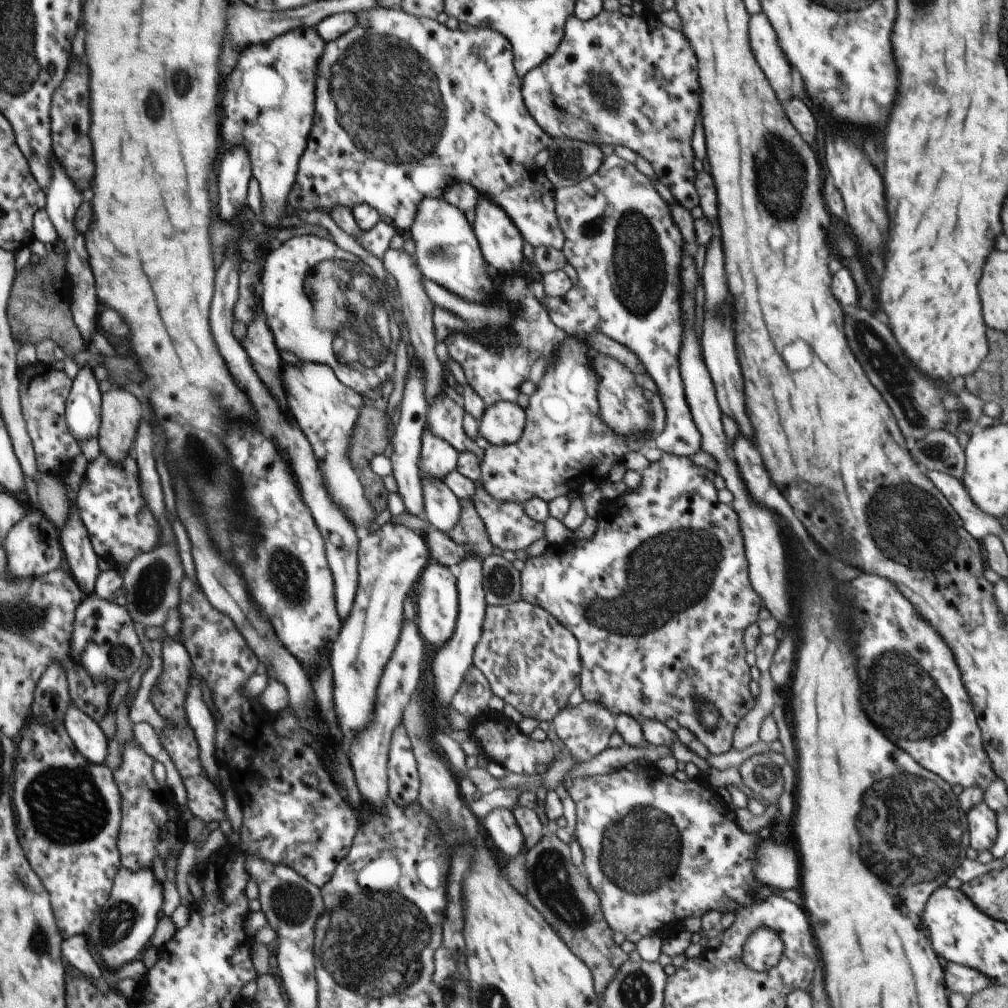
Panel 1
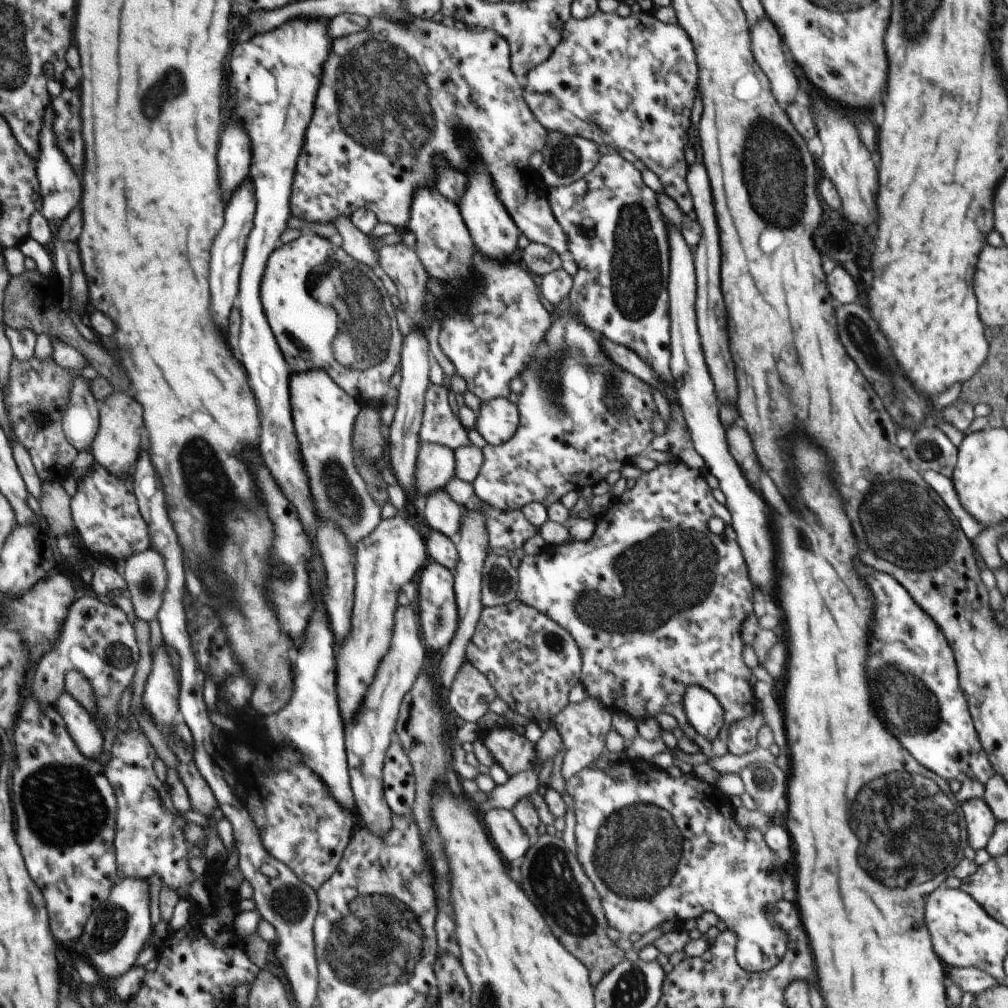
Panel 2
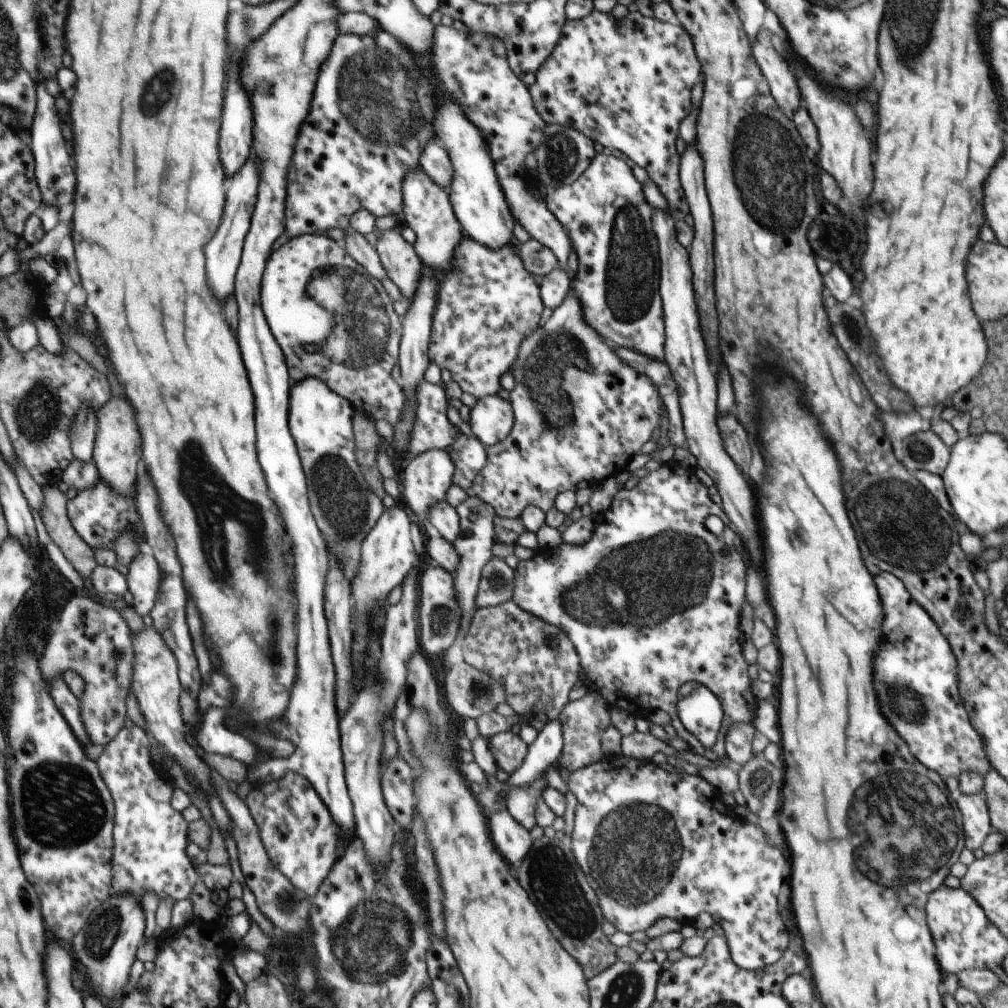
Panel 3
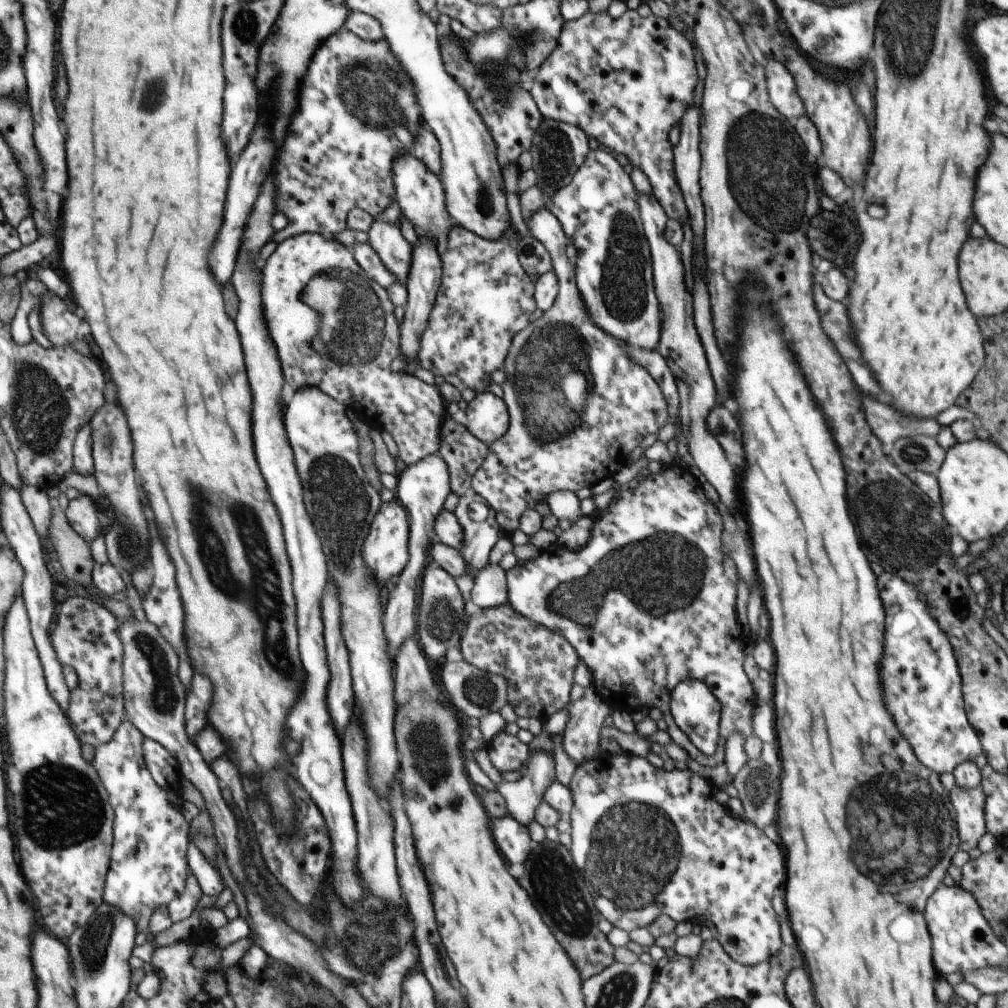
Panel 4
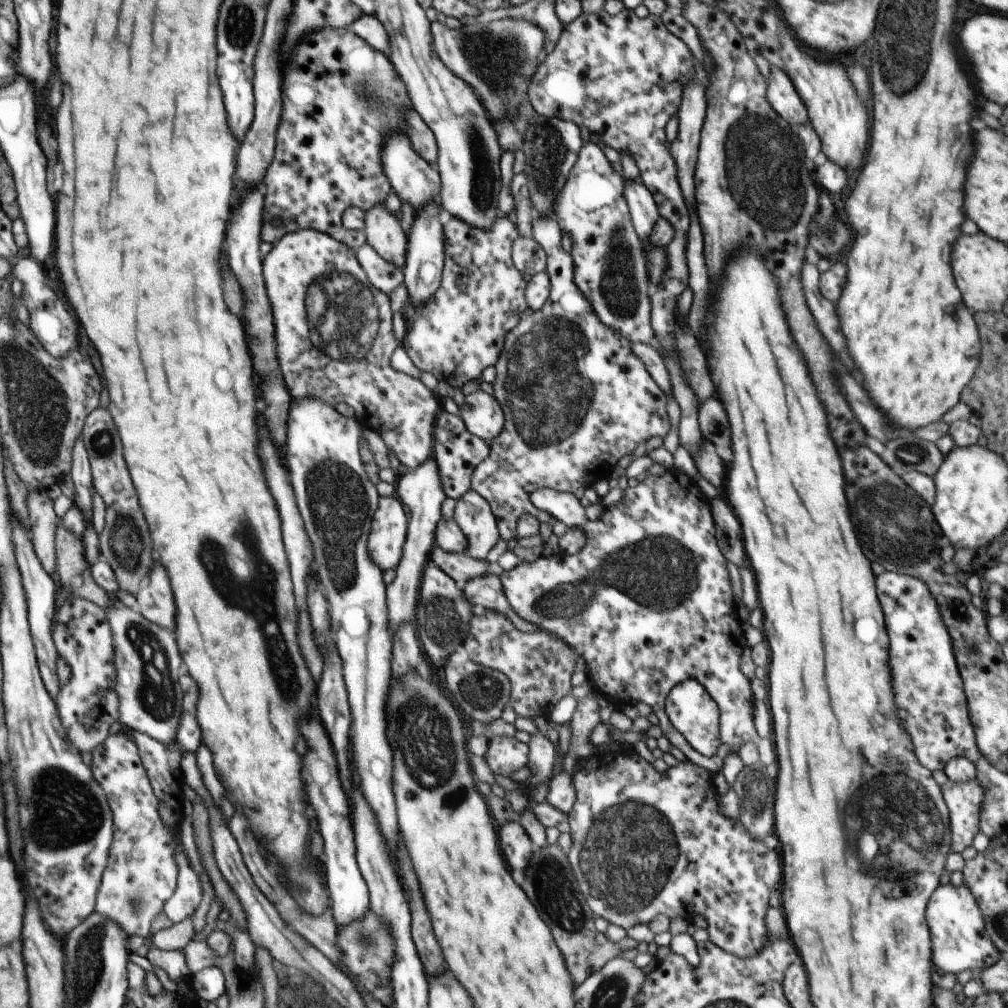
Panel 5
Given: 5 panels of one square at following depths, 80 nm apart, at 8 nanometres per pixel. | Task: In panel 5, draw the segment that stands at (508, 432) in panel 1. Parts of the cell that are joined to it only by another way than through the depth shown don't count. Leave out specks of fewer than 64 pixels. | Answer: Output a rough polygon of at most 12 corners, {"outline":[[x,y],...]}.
{"outline":[[482,389],[465,396],[460,418],[489,446],[504,428],[505,414]]}

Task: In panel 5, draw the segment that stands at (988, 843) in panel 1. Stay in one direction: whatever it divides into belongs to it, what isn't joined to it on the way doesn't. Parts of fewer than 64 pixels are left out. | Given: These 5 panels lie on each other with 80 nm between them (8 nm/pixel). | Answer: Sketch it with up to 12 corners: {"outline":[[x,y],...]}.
{"outline":[[985,785],[941,786],[949,808],[951,849],[961,853],[981,830]]}

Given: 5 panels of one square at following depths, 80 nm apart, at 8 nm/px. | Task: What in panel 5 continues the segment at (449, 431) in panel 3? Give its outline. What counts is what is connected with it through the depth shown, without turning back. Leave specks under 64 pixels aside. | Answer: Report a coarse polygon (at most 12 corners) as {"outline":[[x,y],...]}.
{"outline":[[312,229],[263,259],[292,399],[352,406],[398,460],[442,401],[390,356],[389,295]]}

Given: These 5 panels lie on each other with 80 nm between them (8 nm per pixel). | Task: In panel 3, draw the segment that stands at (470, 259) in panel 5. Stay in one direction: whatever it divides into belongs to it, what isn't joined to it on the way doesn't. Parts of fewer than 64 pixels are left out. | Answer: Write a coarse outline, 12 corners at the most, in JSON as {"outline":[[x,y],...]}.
{"outline":[[465,236],[437,293],[429,359],[498,395],[539,285],[512,244]]}

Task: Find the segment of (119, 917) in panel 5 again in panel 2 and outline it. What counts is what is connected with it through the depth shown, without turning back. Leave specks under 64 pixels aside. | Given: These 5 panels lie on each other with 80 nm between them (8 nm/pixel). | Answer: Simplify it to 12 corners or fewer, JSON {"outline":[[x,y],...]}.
{"outline":[[118,733],[104,764],[117,798],[118,876],[188,899],[188,821],[144,733]]}

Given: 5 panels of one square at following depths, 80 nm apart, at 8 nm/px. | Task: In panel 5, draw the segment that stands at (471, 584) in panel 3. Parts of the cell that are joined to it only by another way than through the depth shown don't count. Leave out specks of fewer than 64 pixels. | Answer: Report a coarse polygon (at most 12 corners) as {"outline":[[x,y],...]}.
{"outline":[[472,489],[456,501],[453,519],[464,553],[486,561],[501,538],[488,501]]}

